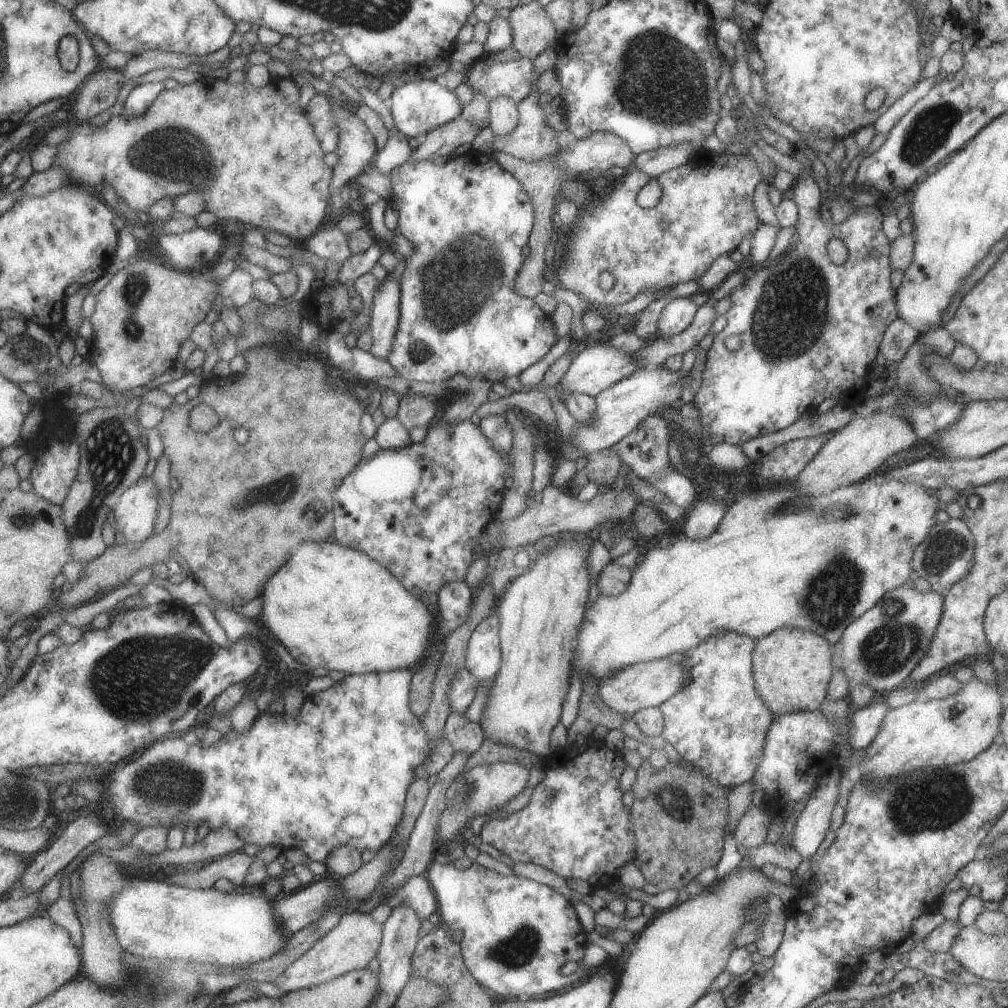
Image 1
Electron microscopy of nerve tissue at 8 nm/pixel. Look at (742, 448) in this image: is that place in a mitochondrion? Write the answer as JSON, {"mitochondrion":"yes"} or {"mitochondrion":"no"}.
{"mitochondrion":"no"}

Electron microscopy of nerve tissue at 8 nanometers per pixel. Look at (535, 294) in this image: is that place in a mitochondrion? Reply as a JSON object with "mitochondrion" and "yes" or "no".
{"mitochondrion":"no"}

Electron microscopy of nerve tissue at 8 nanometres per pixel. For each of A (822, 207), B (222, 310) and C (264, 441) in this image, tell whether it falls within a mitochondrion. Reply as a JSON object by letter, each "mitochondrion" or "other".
{"A":"other","B":"other","C":"other"}

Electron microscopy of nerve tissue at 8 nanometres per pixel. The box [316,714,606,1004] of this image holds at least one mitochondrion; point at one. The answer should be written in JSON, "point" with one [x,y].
{"point":[520,946]}

